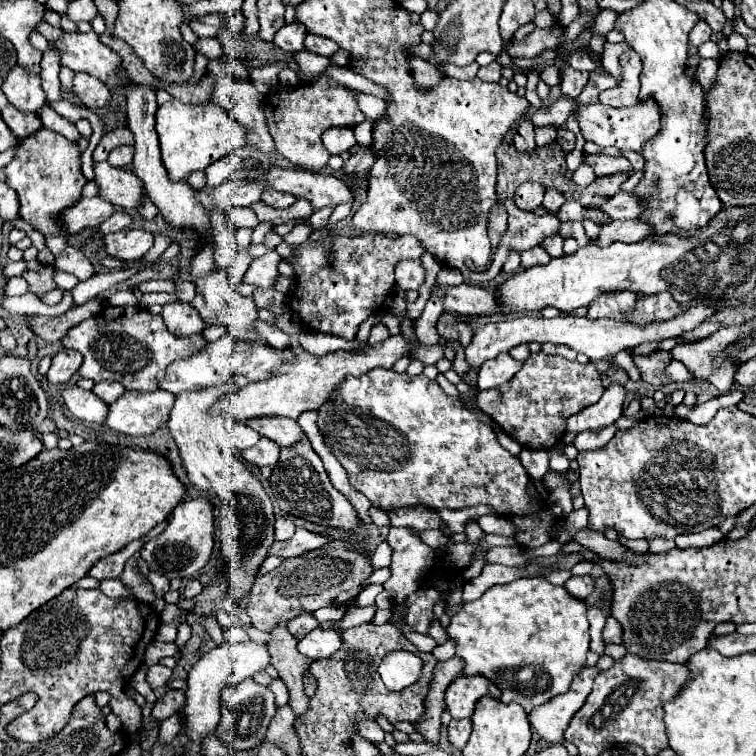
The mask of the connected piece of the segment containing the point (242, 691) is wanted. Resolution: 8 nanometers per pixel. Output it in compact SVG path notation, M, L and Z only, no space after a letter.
M245 679L239 685L231 685L223 691L221 695L221 713L223 713L223 721L217 727L217 737L223 741L223 745L227 745L231 751L245 751L245 749L253 749L257 745L263 743L265 735L267 735L267 727L275 715L277 707L275 707L275 699L273 693L263 687L257 685L253 679Z

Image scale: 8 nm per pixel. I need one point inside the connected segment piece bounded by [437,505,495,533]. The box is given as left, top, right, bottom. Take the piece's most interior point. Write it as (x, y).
(456, 519)

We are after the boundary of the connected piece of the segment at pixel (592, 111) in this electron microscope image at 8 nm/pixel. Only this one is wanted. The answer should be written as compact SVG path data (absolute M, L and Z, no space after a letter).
M651 97L647 101L637 101L637 105L631 107L609 107L603 103L593 103L593 105L581 105L577 109L577 121L583 137L587 141L597 143L599 147L617 147L621 151L639 151L655 133L661 129L661 117L659 117L659 107Z

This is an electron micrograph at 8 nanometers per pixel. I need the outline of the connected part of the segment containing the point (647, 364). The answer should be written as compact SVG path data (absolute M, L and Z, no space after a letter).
M651 351L647 357L633 357L635 365L641 371L641 379L651 385L667 385L671 379L663 373L665 365L669 363L669 351Z

